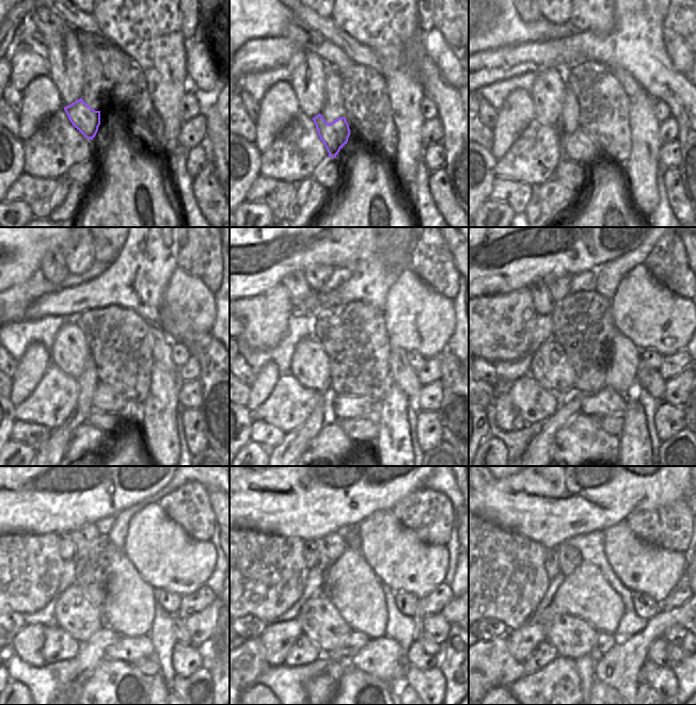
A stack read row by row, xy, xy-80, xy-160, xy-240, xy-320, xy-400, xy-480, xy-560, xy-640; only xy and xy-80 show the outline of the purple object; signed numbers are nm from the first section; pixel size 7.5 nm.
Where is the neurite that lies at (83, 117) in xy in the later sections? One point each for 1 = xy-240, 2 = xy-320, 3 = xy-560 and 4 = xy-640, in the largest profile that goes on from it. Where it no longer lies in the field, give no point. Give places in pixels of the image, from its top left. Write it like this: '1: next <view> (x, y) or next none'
1: next xy-240 (105, 398)
2: next xy-320 (341, 406)
3: next xy-560 (380, 657)
4: next xy-640 (618, 668)

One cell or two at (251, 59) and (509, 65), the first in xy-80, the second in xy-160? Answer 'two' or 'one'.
one

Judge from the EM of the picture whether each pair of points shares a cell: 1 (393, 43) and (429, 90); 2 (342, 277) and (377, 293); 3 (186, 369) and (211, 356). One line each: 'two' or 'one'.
1: two
2: two
3: two

